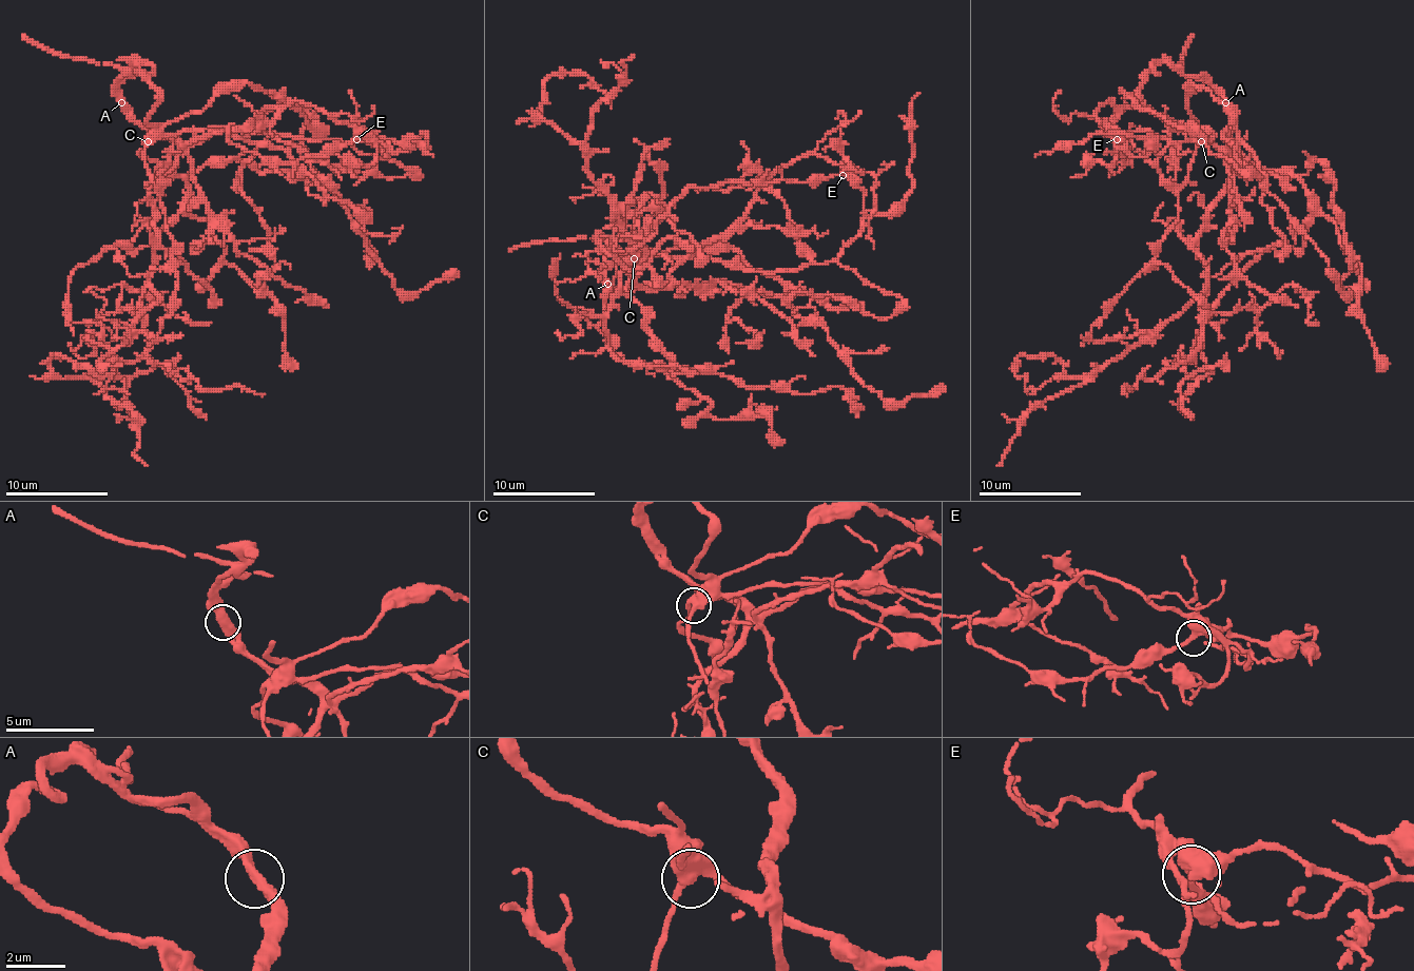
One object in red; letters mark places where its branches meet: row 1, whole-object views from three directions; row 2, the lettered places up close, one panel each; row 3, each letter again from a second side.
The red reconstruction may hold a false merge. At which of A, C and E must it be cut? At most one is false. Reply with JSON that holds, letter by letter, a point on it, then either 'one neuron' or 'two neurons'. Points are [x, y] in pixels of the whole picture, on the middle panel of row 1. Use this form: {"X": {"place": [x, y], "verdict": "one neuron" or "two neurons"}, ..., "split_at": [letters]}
{"A": {"place": [607, 284], "verdict": "one neuron"}, "C": {"place": [634, 258], "verdict": "one neuron"}, "E": {"place": [843, 175], "verdict": "one neuron"}, "split_at": []}

